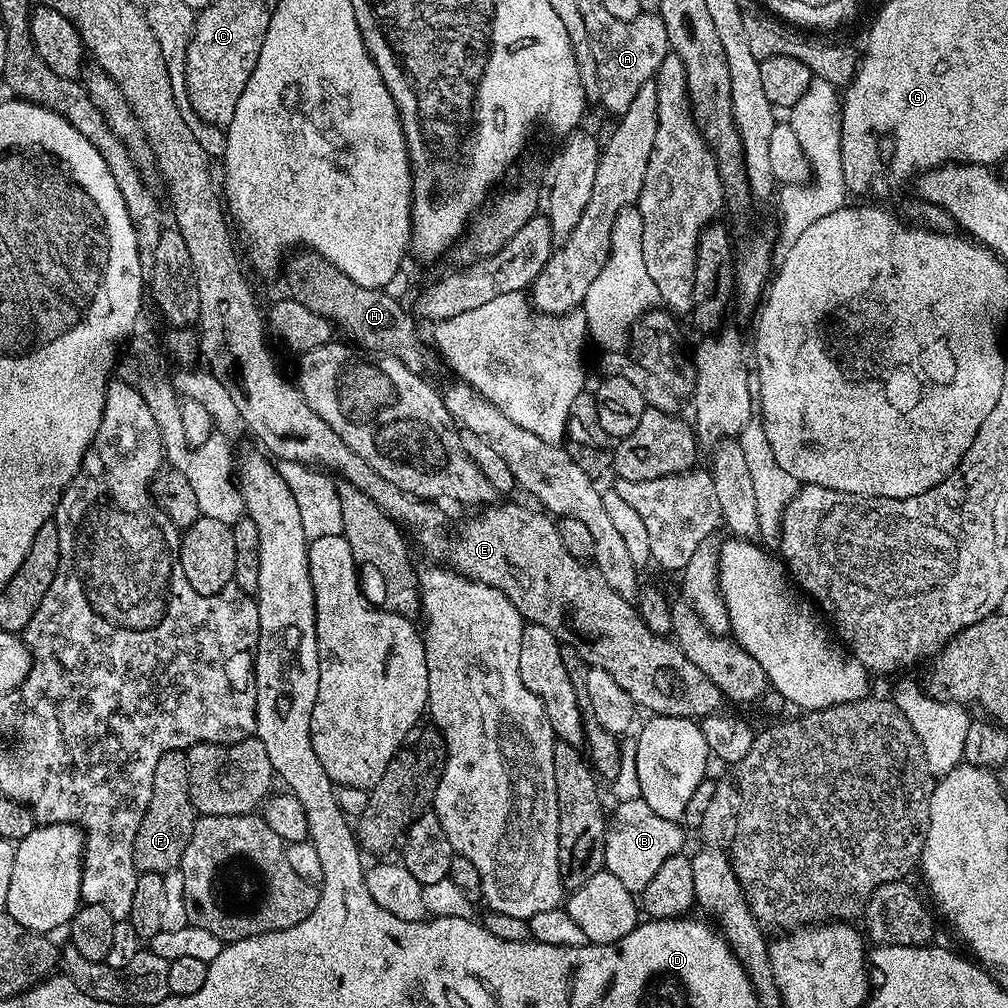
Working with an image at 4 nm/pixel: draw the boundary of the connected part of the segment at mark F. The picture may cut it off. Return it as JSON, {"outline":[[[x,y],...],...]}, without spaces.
{"outline":[[[187,751],[162,754],[162,758],[158,758],[158,766],[154,766],[150,806],[146,806],[146,814],[134,838],[134,862],[137,873],[177,871],[182,862],[182,854],[186,854],[186,842],[190,842],[197,815],[190,802]]]}

